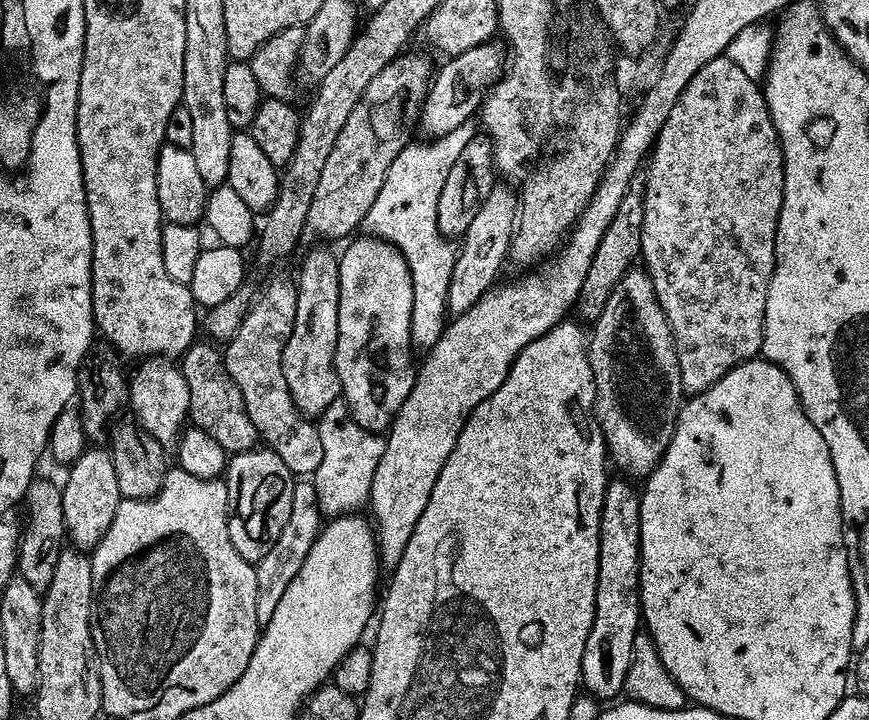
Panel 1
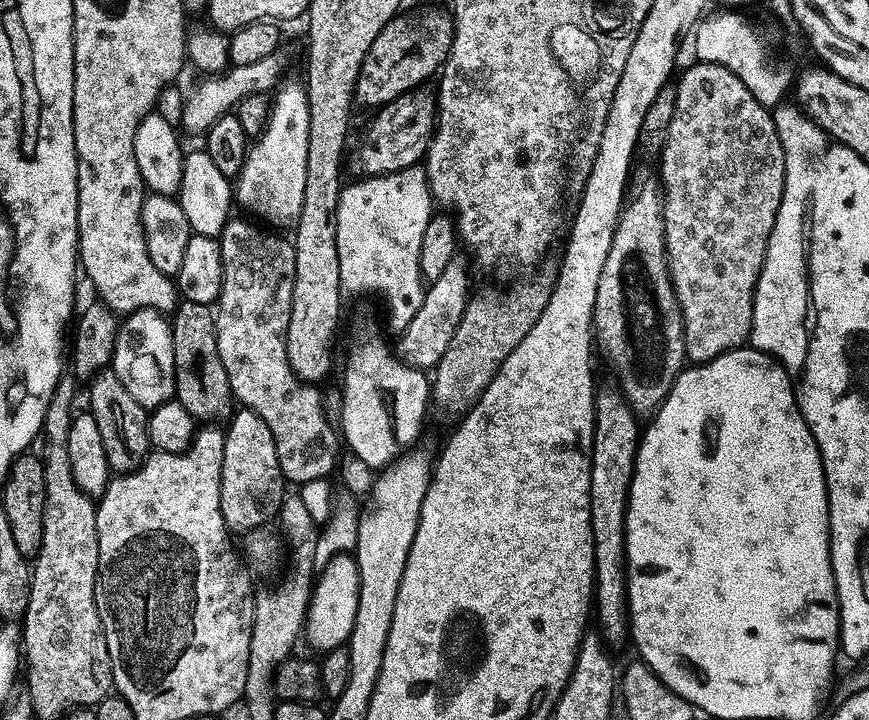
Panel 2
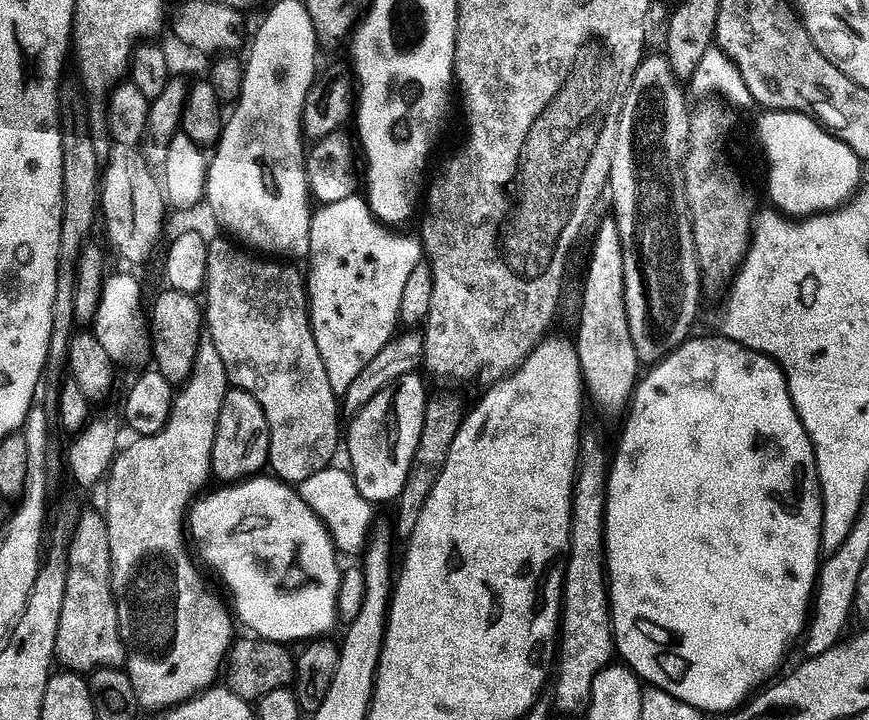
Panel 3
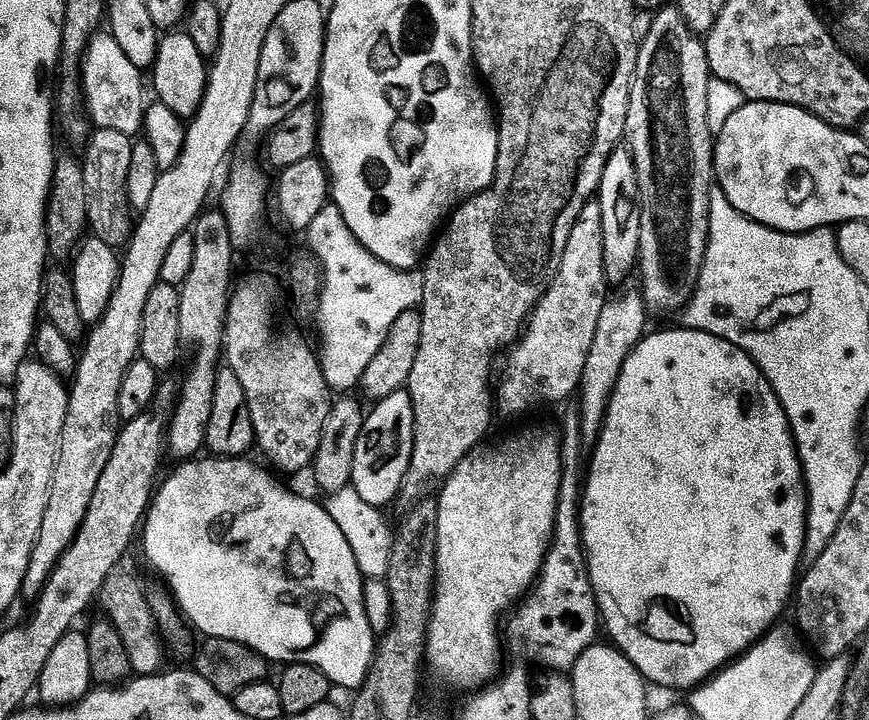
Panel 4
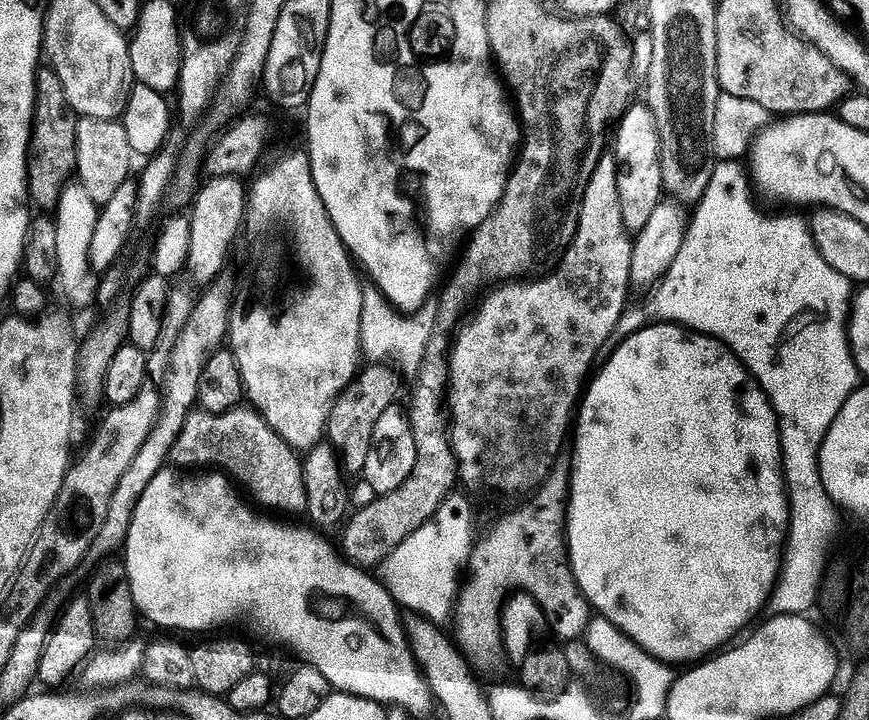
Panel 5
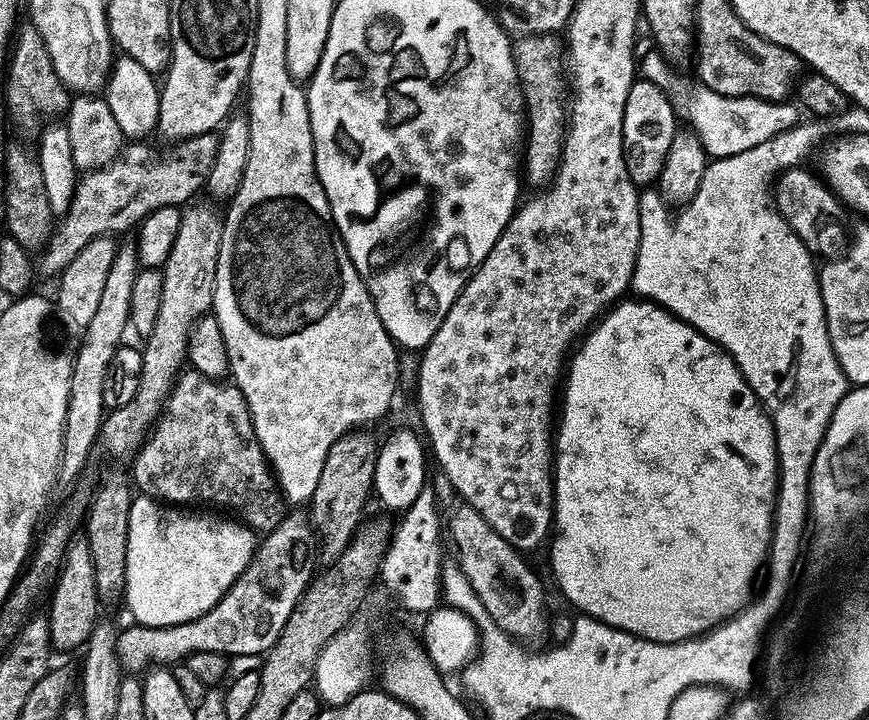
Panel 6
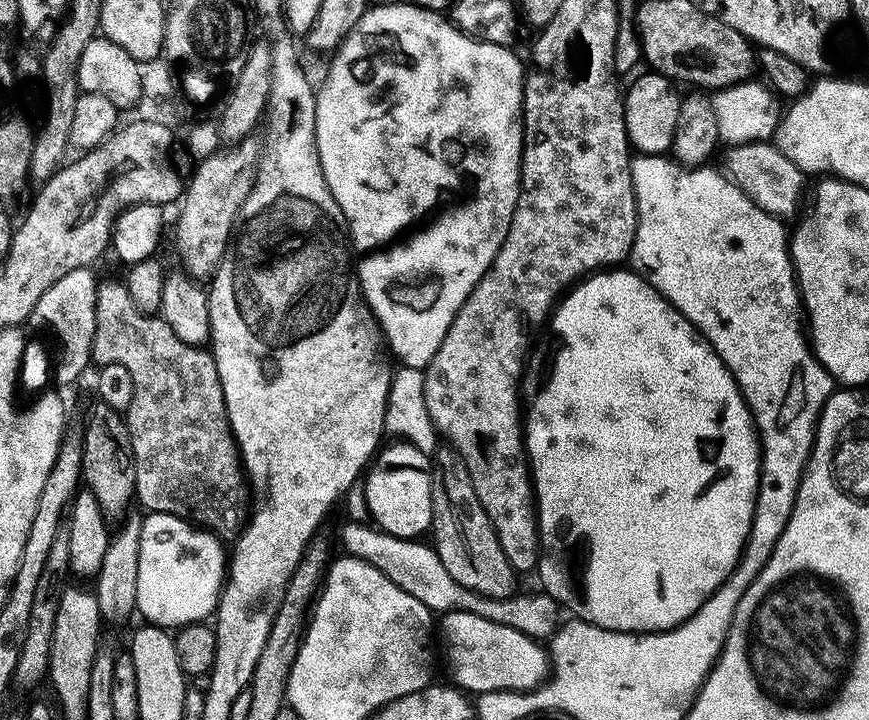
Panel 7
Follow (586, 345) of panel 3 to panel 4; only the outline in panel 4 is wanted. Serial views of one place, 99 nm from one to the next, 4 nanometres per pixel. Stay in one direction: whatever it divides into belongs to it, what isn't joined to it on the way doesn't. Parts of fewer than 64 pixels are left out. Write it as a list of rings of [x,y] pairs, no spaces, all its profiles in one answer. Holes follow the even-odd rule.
[[[617,147],[608,159],[606,170],[598,193],[598,203],[602,210],[602,254],[604,273],[609,285],[623,285],[628,275],[635,270],[640,260],[640,214],[637,204],[636,168],[632,164],[632,153],[627,147]]]

